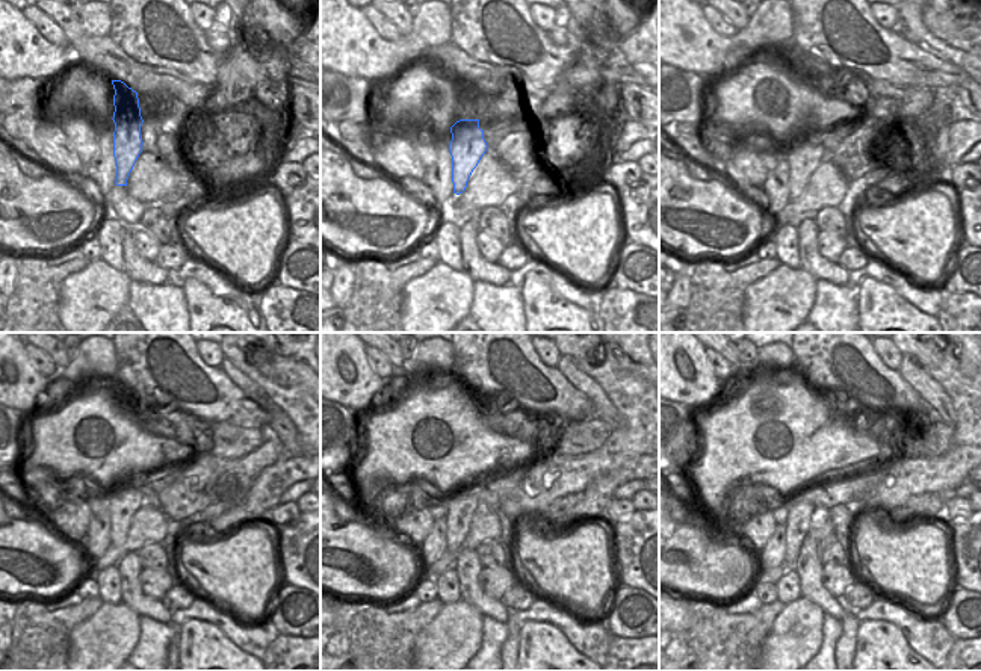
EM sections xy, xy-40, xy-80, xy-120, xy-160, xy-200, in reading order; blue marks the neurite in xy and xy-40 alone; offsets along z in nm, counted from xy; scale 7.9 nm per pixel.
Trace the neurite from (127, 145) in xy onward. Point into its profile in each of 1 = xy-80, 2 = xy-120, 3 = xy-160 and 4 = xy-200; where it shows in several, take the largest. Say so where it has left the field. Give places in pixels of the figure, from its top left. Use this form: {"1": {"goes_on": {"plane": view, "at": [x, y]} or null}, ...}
{"1": {"goes_on": {"plane": "xy-80", "at": [803, 156]}}, "2": {"goes_on": {"plane": "xy-120", "at": [124, 499]}}, "3": {"goes_on": {"plane": "xy-160", "at": [461, 505]}}, "4": {"goes_on": {"plane": "xy-200", "at": [800, 516]}}}

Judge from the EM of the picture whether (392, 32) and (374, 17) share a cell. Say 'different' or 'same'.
same

